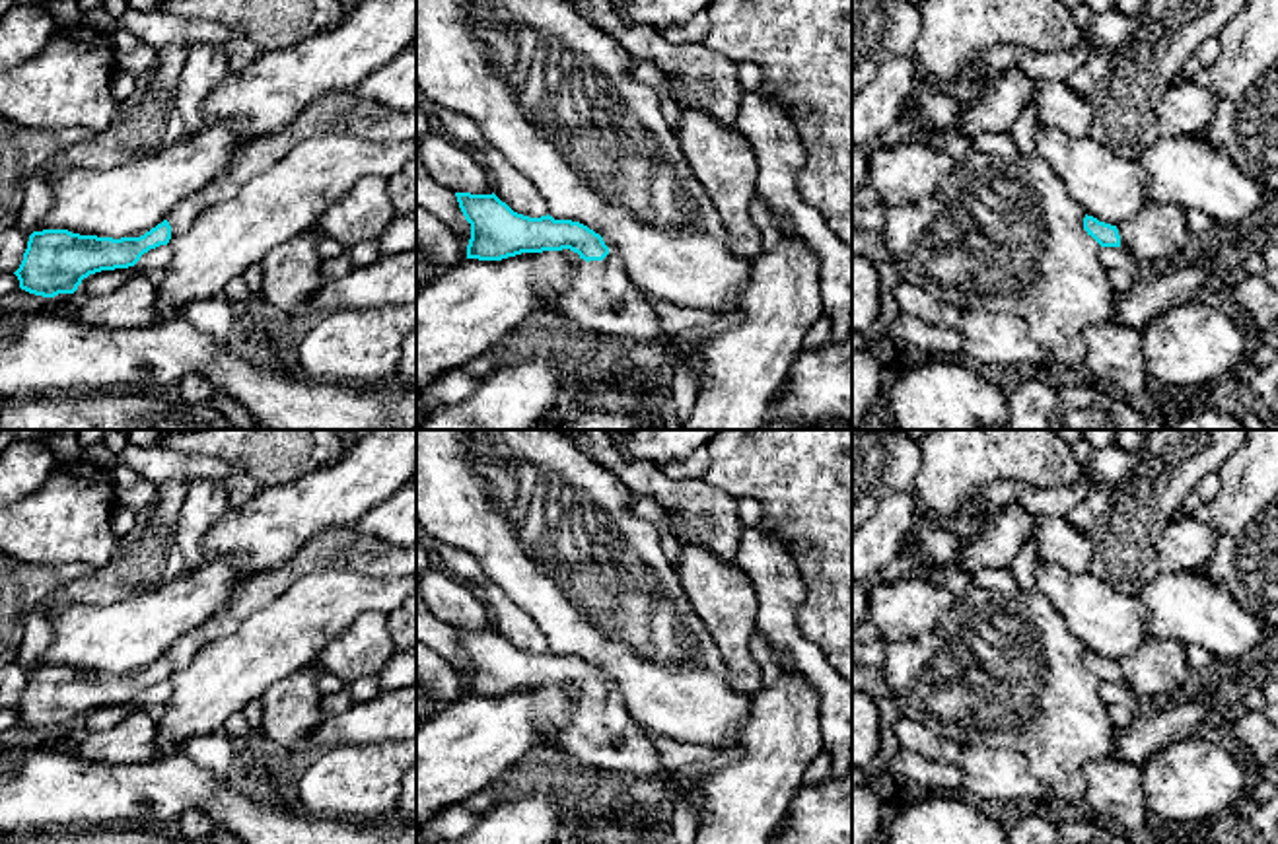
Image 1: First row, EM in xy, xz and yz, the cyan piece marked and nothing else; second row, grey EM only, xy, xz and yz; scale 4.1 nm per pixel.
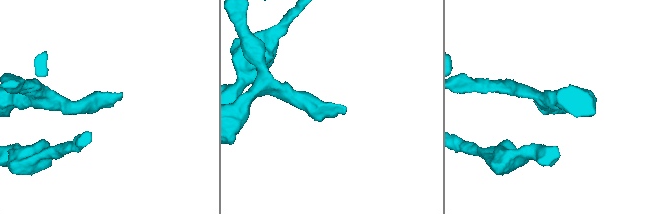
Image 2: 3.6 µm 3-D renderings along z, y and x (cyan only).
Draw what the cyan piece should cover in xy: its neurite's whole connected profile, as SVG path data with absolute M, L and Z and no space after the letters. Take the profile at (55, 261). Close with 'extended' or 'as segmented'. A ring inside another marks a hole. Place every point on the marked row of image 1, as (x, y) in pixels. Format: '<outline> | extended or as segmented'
M352 89L329 91L286 128L251 138L220 177L179 200L161 224L140 237L113 239L68 229L33 231L14 272L19 288L54 298L74 294L89 274L134 266L150 249L183 235L204 208L235 196L247 181L270 169L300 142L325 134L350 134L373 142L416 140L416 113L393 111Z | extended

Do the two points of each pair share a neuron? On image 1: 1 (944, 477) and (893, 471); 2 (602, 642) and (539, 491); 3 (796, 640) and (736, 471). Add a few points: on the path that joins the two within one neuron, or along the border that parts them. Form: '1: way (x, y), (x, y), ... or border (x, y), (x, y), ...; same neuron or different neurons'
1: border (922, 450), (913, 489); different neurons
2: way (602, 605), (602, 590), (594, 576), (551, 527); same neuron
3: border (755, 527), (777, 541), (790, 557); different neurons

